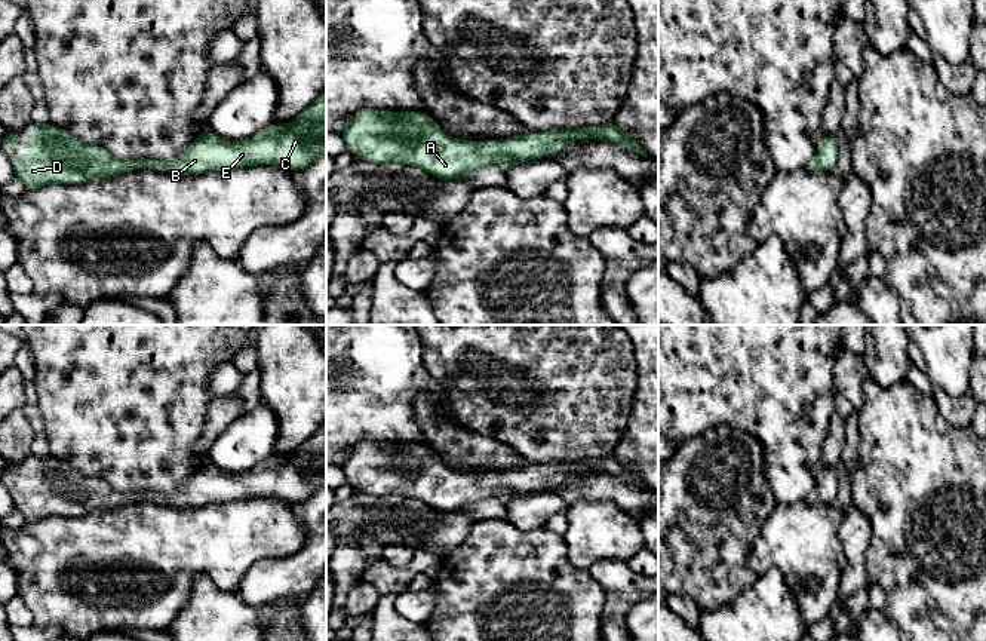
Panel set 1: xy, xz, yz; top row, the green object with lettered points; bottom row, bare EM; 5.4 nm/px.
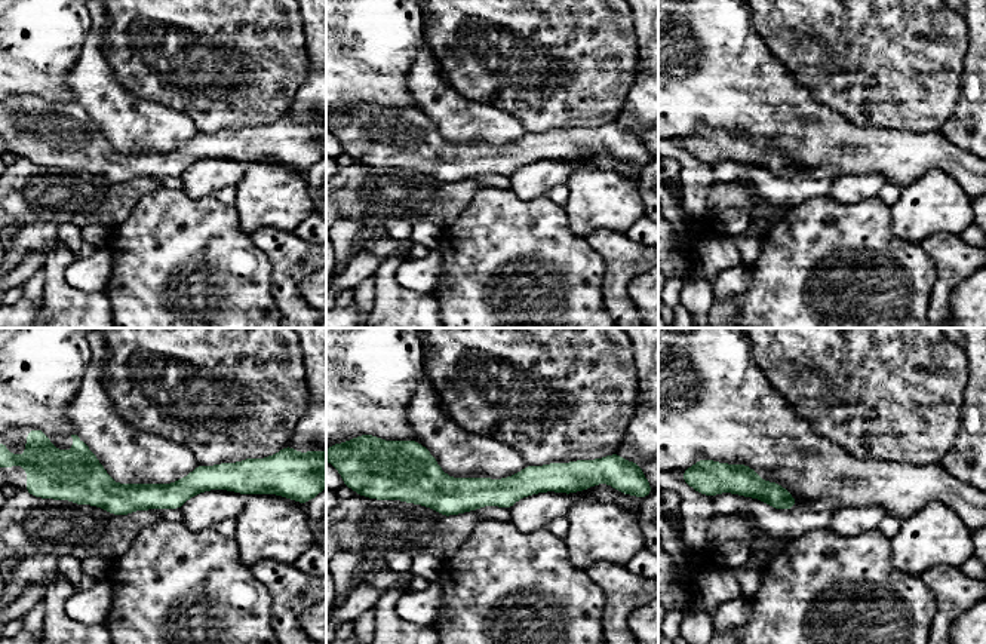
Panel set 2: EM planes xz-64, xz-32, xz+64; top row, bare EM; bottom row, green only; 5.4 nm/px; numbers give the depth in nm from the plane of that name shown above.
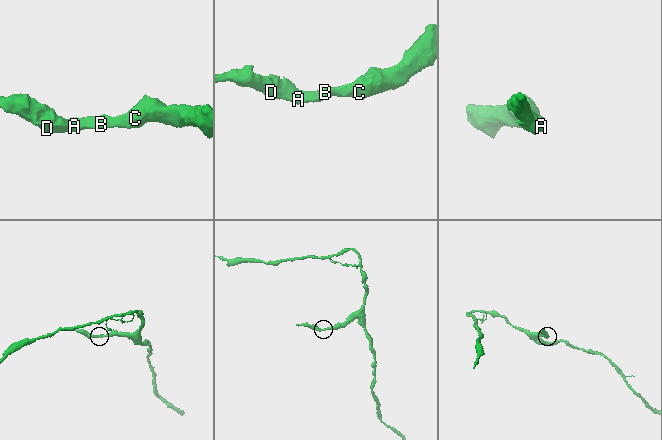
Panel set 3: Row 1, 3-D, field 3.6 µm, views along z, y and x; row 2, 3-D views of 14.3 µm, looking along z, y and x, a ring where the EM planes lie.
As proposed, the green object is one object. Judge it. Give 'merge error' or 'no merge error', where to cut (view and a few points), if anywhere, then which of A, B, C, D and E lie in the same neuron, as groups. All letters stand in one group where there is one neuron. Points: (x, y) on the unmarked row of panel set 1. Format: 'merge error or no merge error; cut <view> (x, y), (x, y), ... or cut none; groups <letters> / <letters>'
no merge error; cut none; groups A B C D E

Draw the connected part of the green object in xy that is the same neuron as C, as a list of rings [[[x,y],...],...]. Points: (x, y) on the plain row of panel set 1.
[[[326,423],[291,456],[273,456],[251,470],[228,473],[203,461],[197,472],[169,496],[116,491],[105,481],[79,473],[50,454],[30,454],[27,460],[28,487],[9,488],[9,493],[16,510],[28,522],[50,516],[85,516],[142,500],[184,507],[273,497],[294,504],[326,487]]]

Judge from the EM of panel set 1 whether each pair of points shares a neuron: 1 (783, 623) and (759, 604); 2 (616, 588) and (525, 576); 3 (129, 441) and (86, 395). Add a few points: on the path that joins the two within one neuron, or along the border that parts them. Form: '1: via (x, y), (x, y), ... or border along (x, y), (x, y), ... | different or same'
1: via (777, 622), (765, 610) | same
2: border along (586, 570), (604, 591), (601, 620) | different
3: via (119, 429), (98, 407) | same

